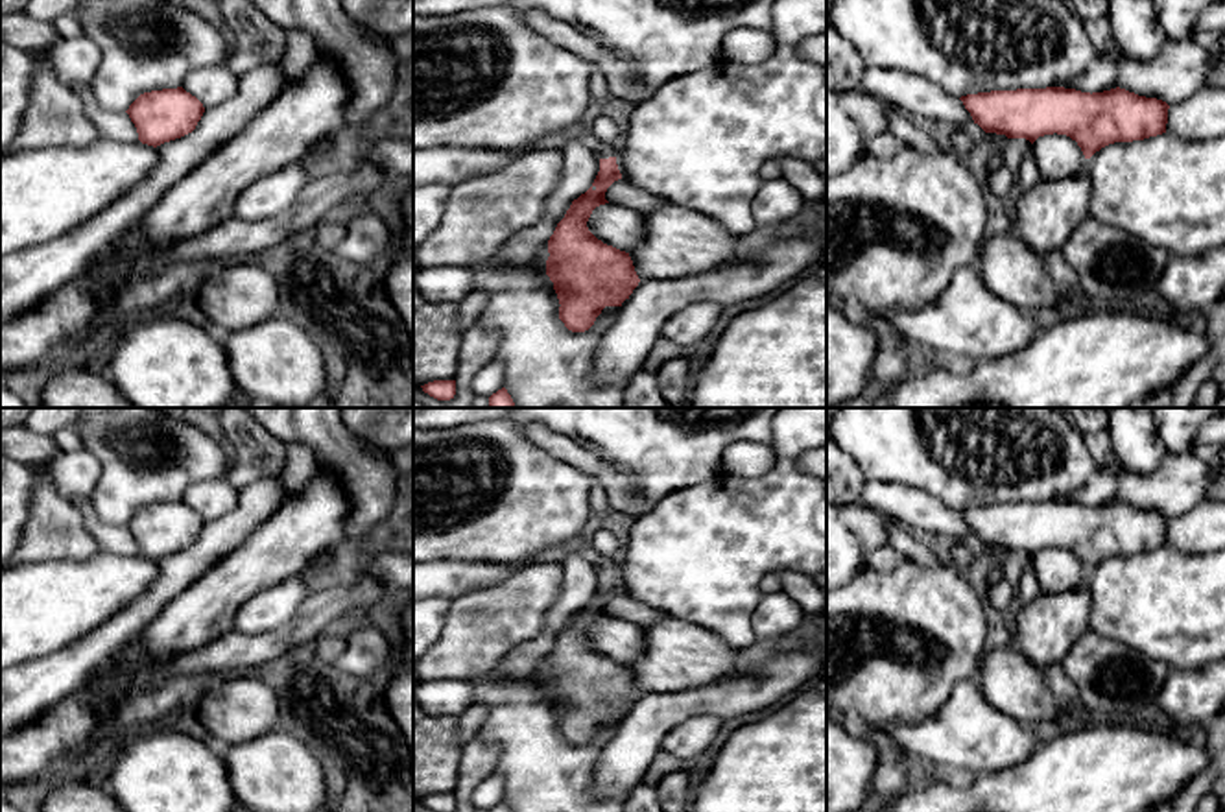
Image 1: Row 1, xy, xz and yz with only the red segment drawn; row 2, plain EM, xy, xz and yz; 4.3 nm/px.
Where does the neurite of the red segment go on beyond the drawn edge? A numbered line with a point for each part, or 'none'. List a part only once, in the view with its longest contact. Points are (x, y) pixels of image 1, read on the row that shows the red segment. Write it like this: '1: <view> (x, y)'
none

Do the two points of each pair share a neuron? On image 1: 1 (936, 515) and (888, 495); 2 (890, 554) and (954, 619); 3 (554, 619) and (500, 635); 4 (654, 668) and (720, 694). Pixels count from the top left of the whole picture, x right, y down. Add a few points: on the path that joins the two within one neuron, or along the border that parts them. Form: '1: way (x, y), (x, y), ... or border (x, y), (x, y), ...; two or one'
1: way (925, 512), (899, 502); one
2: border (904, 556), (884, 573), (868, 567); two
3: border (559, 582), (543, 628), (510, 650); two
4: border (738, 672), (689, 689), (655, 692); two

